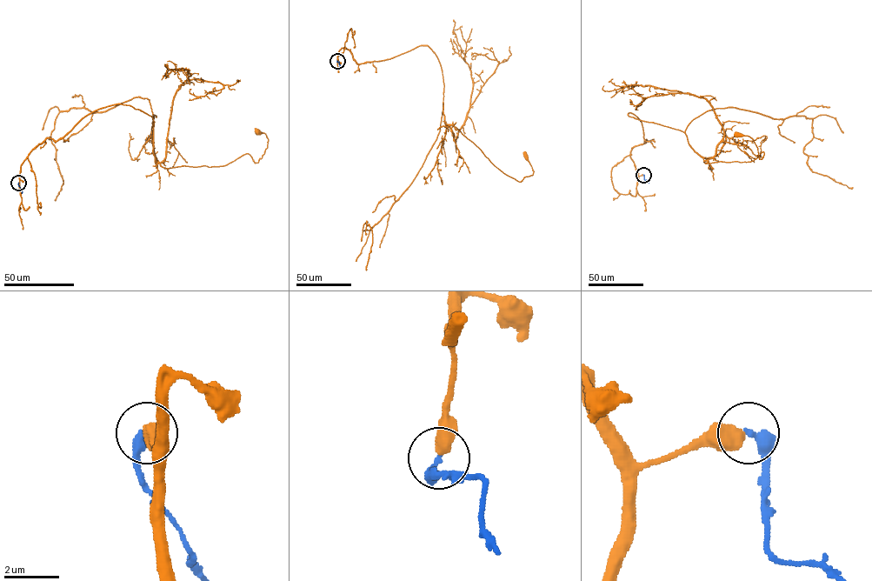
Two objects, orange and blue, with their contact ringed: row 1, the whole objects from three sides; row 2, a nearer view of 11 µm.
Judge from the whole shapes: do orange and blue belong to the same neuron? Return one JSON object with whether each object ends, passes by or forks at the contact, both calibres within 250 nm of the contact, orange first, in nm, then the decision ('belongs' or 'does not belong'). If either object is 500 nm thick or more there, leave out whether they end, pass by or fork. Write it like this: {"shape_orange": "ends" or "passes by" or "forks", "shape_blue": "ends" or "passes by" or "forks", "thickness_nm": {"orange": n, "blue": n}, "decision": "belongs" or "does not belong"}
{"thickness_nm": {"orange": 550, "blue": 360}, "decision": "does not belong"}

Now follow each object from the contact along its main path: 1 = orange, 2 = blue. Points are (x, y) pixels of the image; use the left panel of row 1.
1: (18, 183), (37, 145), (117, 103), (153, 118), (166, 168), (257, 163), (268, 139), (257, 132)
2: (18, 183), (21, 193)

